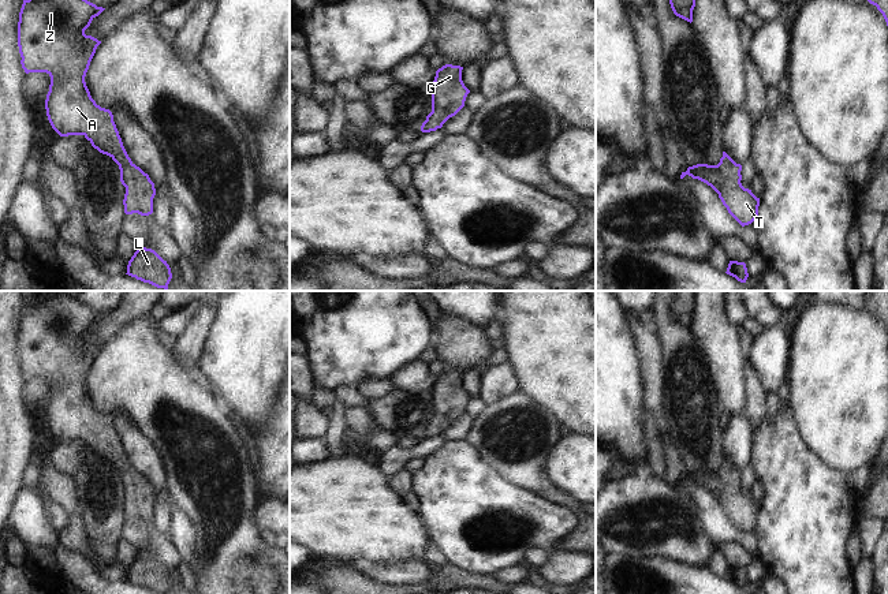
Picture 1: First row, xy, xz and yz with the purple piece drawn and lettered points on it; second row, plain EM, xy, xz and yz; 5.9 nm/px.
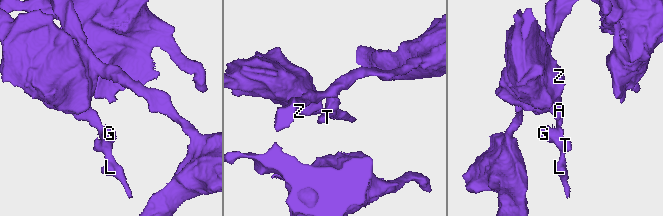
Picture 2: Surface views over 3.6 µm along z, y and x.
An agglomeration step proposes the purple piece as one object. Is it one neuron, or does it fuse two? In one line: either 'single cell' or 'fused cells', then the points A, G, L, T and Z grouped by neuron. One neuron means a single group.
single cell; A G L T Z

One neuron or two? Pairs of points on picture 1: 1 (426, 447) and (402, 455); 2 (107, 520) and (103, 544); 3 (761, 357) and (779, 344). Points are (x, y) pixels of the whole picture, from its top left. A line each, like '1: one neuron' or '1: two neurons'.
1: one neuron
2: one neuron
3: one neuron

